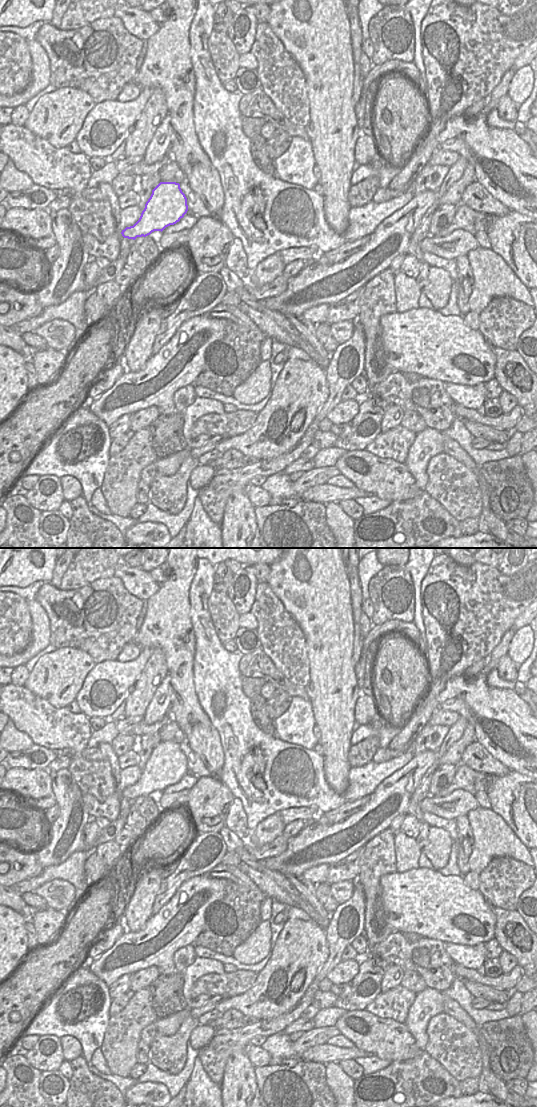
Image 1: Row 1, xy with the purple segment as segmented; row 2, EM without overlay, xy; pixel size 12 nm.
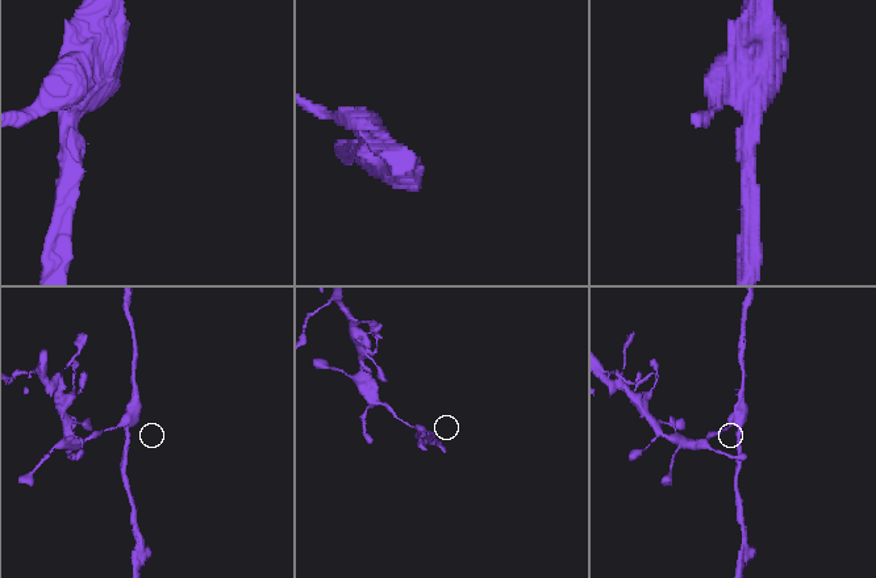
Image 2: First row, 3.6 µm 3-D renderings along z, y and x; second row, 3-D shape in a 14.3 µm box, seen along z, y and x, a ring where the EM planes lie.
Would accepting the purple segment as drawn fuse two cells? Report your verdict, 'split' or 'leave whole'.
split

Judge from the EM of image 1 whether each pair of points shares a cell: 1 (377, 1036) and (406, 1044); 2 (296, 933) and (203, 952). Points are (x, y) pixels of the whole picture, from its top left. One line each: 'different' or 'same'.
1: same
2: different

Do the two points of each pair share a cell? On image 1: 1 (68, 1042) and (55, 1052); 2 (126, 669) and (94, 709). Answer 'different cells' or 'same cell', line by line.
1: different cells
2: same cell

